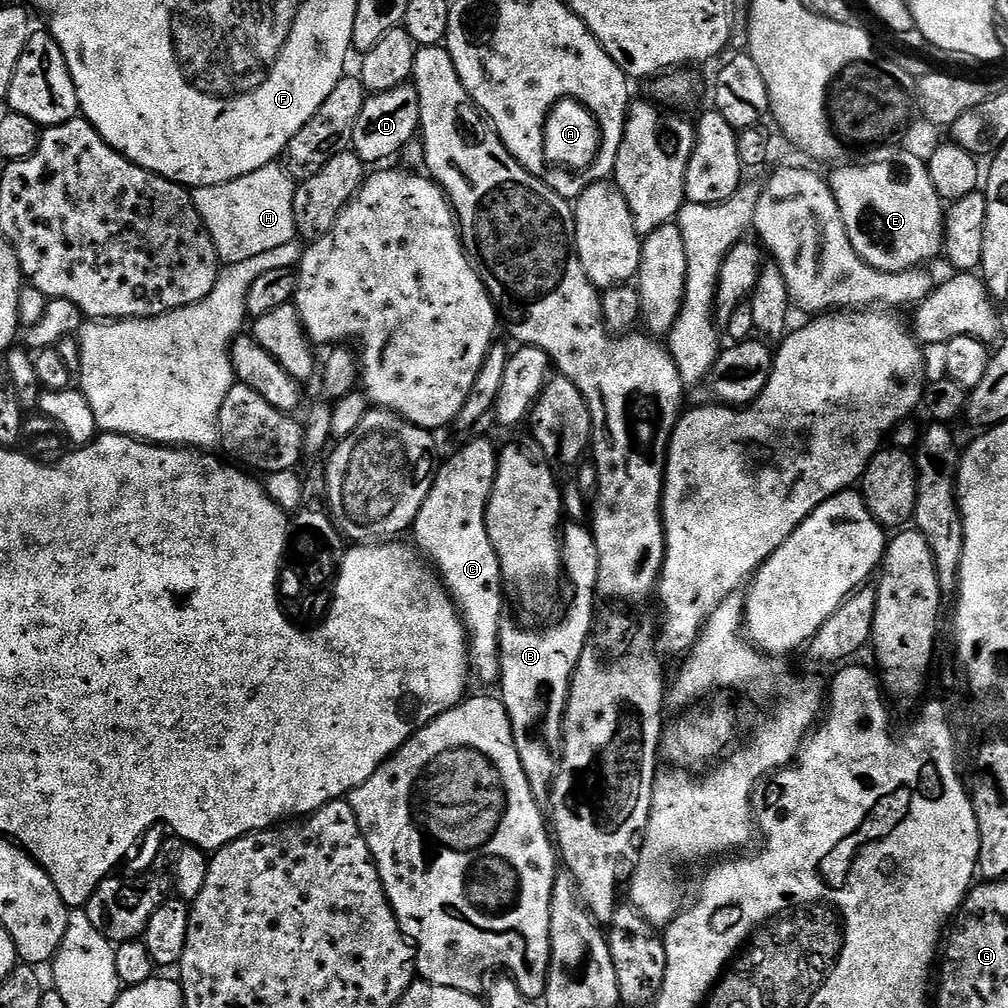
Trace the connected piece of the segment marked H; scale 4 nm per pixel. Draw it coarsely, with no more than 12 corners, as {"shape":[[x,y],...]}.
{"shape":[[274,163],[191,193],[225,265],[297,239],[297,181]]}

